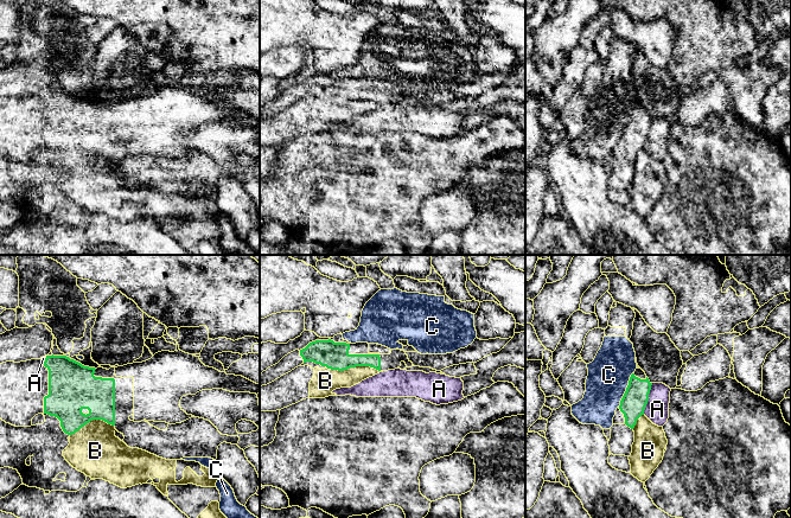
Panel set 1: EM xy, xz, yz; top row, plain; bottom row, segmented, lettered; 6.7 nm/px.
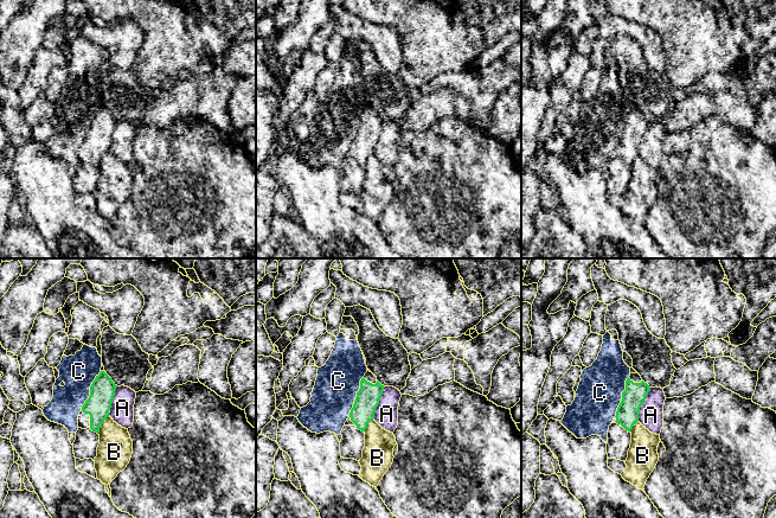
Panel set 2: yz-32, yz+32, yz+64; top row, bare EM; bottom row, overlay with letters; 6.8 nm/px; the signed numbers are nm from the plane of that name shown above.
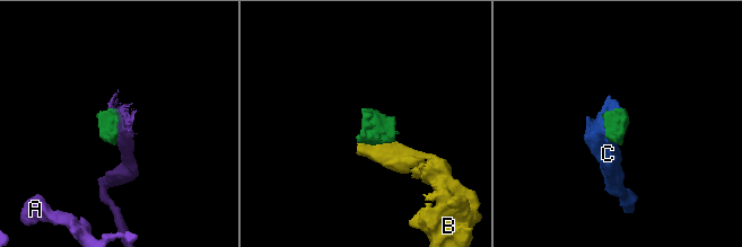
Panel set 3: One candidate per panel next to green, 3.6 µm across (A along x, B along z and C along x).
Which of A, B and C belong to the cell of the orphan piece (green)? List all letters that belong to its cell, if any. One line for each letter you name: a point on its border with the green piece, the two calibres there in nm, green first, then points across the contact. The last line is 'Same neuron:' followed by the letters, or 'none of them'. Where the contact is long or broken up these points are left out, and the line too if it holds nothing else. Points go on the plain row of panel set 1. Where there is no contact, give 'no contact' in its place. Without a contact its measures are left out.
Same neuron: none of them

